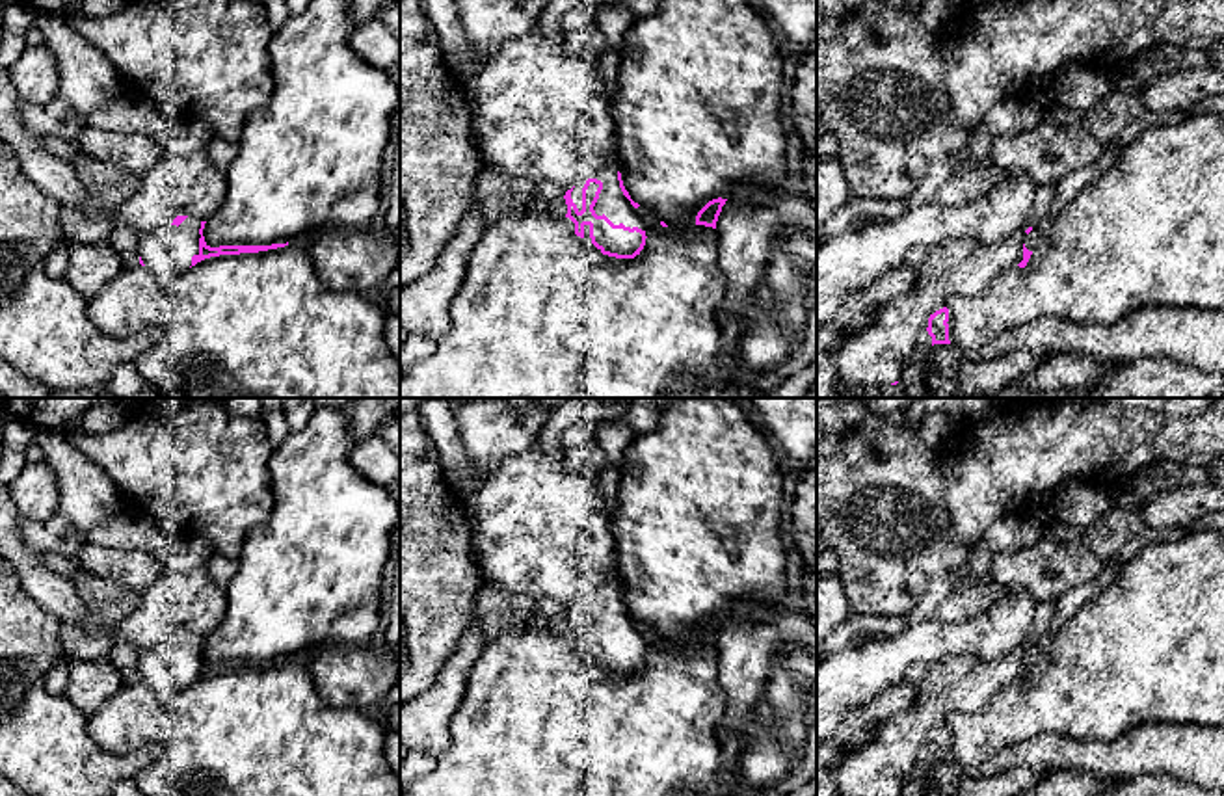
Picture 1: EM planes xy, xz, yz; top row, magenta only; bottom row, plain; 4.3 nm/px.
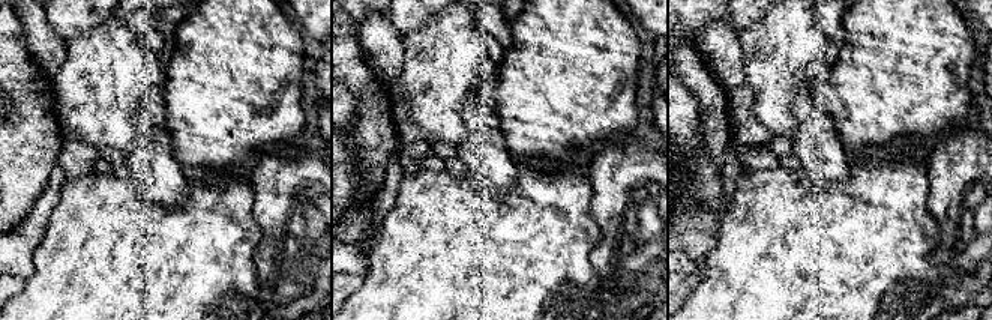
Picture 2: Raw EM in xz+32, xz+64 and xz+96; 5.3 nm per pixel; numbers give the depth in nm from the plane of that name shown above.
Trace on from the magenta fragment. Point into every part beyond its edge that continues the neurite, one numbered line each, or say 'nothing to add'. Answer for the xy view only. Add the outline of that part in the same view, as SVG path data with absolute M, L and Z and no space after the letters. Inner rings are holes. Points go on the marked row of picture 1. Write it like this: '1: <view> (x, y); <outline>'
1: xy (166, 252); M188 216L179 227L164 225L145 232L138 240L138 253L154 279L169 285L192 266L192 257L199 255L201 219Z

